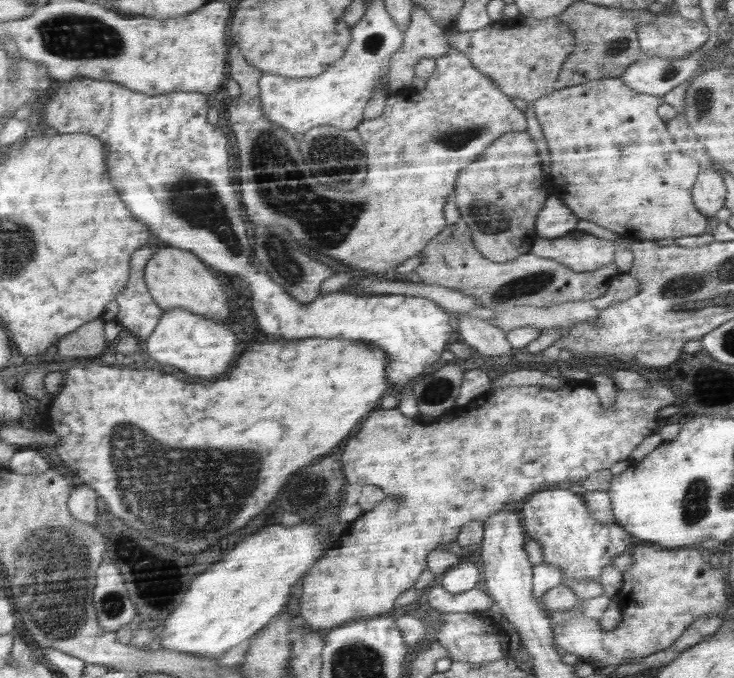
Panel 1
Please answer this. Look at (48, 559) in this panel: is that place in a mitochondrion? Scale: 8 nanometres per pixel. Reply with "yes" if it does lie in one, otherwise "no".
yes

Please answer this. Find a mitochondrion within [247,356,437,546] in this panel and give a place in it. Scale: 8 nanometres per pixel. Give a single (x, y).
(308, 490)

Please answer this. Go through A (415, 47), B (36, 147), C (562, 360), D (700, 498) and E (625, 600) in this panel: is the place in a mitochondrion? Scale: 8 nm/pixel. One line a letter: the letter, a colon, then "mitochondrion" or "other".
A: other
B: other
C: other
D: mitochondrion
E: other

